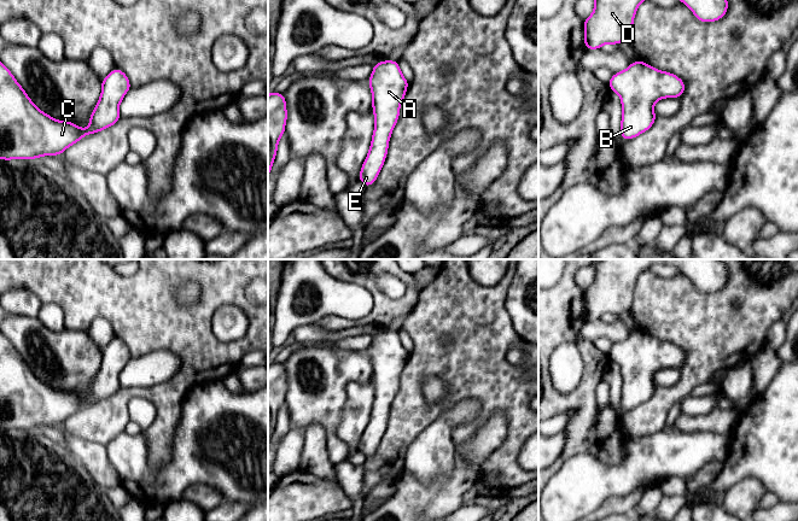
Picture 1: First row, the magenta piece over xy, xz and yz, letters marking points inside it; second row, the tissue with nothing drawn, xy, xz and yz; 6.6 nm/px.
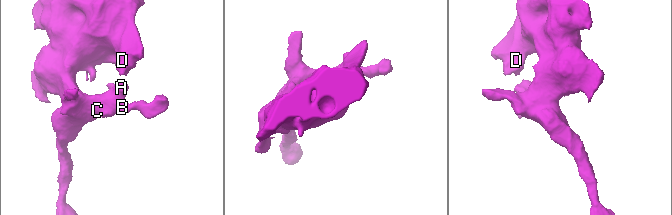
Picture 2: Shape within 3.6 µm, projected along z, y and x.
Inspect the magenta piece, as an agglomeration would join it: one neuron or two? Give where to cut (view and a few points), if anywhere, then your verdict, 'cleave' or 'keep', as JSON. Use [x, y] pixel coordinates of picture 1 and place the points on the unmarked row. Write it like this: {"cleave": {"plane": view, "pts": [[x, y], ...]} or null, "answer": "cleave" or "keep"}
{"cleave": null, "answer": "keep"}

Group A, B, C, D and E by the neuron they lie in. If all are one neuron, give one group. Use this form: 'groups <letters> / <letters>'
groups A B C D E

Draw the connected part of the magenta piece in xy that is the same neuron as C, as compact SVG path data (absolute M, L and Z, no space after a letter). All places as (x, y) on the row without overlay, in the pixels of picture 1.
M0 330L0 429L60 426L83 406L116 394L122 388L120 374L130 358L129 349L116 336L101 350L101 365L91 384L89 397L82 399L42 382Z

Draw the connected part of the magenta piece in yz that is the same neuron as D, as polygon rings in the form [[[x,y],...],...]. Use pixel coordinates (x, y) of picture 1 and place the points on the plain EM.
[[[598,259],[594,263],[594,282],[584,293],[584,318],[600,320],[606,314],[621,315],[633,303],[639,275],[653,264],[672,265],[682,271],[704,293],[720,291],[727,285],[728,269],[722,259]]]

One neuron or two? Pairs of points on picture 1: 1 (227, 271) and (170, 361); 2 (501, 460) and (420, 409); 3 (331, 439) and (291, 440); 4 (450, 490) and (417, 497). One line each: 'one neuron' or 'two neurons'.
1: two neurons
2: one neuron
3: two neurons
4: one neuron

